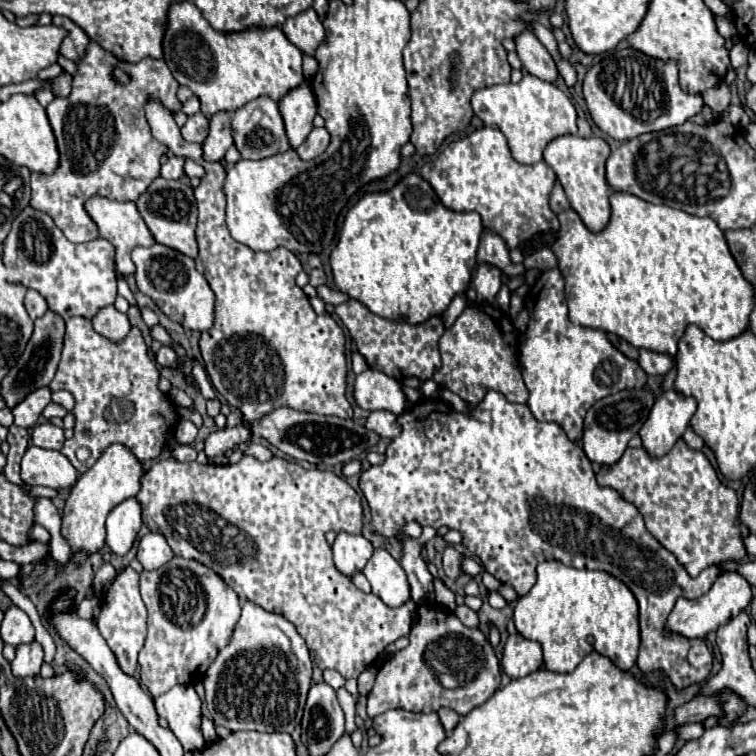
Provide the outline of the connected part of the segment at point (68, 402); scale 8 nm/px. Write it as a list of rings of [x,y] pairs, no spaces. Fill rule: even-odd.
[[[57,391],[57,393],[53,393],[51,401],[53,401],[55,405],[65,407],[67,411],[71,411],[71,409],[73,409],[73,405],[75,405],[75,399],[73,399],[73,395],[71,395],[69,391]]]

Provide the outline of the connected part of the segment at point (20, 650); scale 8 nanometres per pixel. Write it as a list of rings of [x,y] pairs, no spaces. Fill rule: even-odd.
[[[37,641],[29,645],[17,647],[17,657],[11,663],[11,671],[15,677],[35,677],[39,675],[39,667],[43,663],[43,649]]]

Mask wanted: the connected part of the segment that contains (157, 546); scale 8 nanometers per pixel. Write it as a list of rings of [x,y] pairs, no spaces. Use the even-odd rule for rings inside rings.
[[[147,533],[139,541],[137,559],[141,561],[141,565],[147,571],[153,571],[153,569],[159,569],[161,565],[165,565],[167,561],[171,561],[173,551],[161,533]]]

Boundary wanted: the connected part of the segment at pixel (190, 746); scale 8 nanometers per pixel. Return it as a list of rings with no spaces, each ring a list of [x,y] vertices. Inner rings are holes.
[[[175,685],[165,695],[155,699],[159,717],[169,721],[171,731],[181,741],[185,751],[197,751],[205,747],[201,733],[201,699],[193,685]]]

